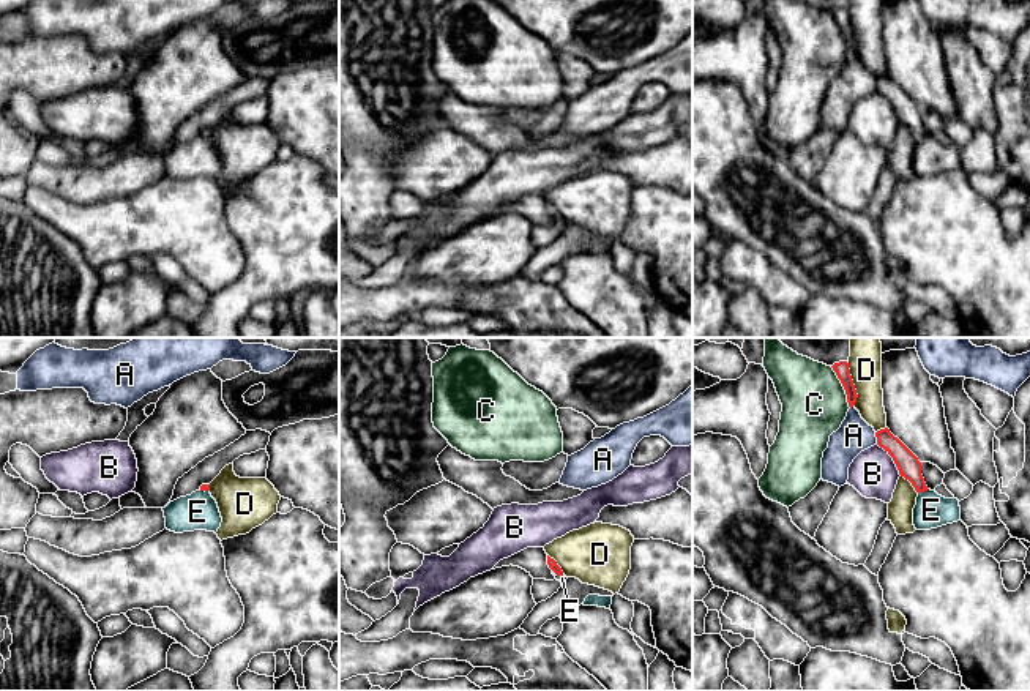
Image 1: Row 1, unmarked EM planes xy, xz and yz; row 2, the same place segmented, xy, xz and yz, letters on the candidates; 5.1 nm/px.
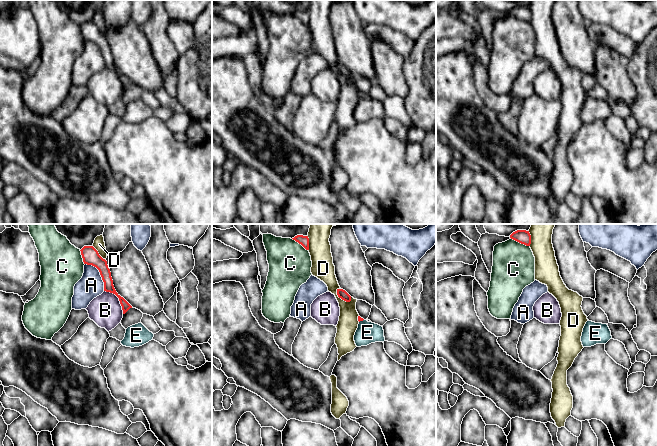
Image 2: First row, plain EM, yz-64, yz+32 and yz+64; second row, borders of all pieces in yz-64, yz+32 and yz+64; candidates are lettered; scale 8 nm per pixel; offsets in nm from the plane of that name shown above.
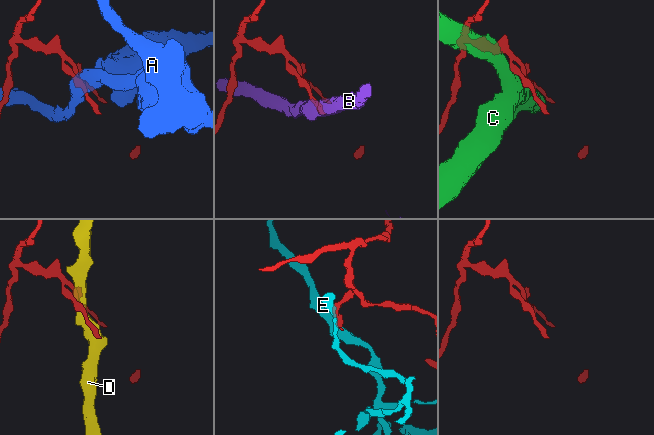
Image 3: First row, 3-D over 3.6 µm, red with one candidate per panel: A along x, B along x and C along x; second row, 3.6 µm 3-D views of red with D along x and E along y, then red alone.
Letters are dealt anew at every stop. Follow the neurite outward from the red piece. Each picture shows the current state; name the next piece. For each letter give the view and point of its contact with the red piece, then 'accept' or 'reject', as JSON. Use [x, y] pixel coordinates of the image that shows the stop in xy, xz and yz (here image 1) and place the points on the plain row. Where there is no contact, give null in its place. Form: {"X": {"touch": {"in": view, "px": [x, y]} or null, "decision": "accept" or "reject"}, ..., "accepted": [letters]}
{"A": {"touch": {"in": "yz", "px": [877, 85]}, "decision": "reject"}, "B": {"touch": {"in": "yz", "px": [893, 106]}, "decision": "reject"}, "C": {"touch": {"in": "yz", "px": [843, 32]}, "decision": "reject"}, "D": {"touch": {"in": "yz", "px": [852, 30]}, "decision": "reject"}, "E": {"touch": {"in": "yz", "px": [923, 138]}, "decision": "reject"}, "accepted": []}

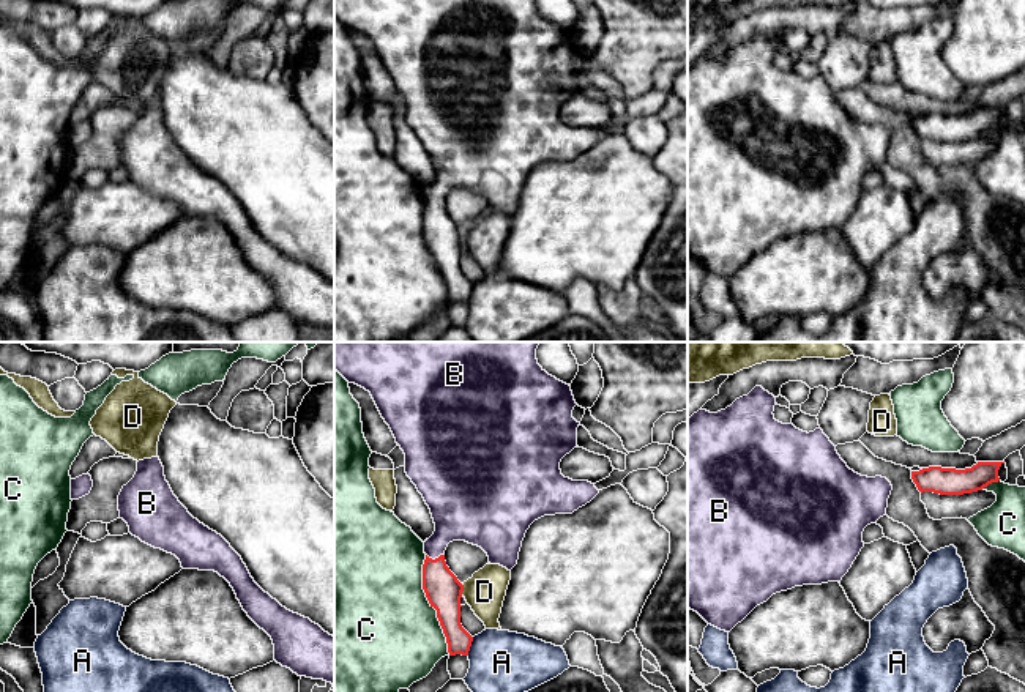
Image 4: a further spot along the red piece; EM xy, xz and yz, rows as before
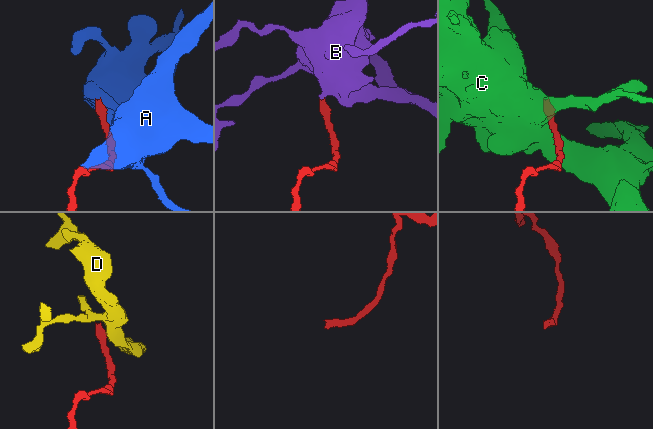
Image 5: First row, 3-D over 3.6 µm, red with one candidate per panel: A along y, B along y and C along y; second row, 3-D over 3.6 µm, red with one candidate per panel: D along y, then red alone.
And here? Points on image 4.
{"A": {"touch": {"in": "xz", "px": [469, 293]}, "decision": "reject"}, "B": {"touch": {"in": "xz", "px": [436, 205]}, "decision": "accept"}, "C": {"touch": {"in": "xz", "px": [431, 252]}, "decision": "reject"}, "D": {"touch": {"in": "xz", "px": [462, 237]}, "decision": "reject"}, "accepted": ["B"]}

